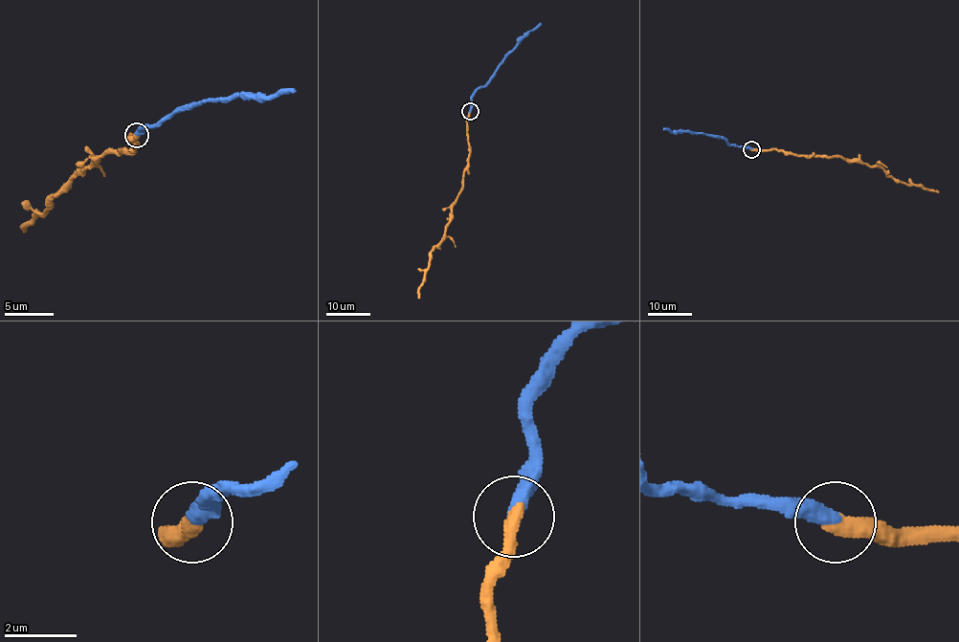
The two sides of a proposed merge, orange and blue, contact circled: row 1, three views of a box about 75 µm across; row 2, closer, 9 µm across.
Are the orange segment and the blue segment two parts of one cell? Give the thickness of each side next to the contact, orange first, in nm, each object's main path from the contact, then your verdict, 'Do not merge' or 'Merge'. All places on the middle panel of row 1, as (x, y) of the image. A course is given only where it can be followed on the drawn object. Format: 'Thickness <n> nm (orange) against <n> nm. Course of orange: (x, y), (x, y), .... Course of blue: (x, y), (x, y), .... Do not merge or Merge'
Thickness 460 nm (orange) against 440 nm. Course of orange: (469, 111), (469, 157), (462, 190), (452, 208), (443, 239), (431, 253), (418, 298). Course of blue: (469, 111), (472, 95), (485, 84), (501, 61), (529, 32), (542, 24). Do not merge

